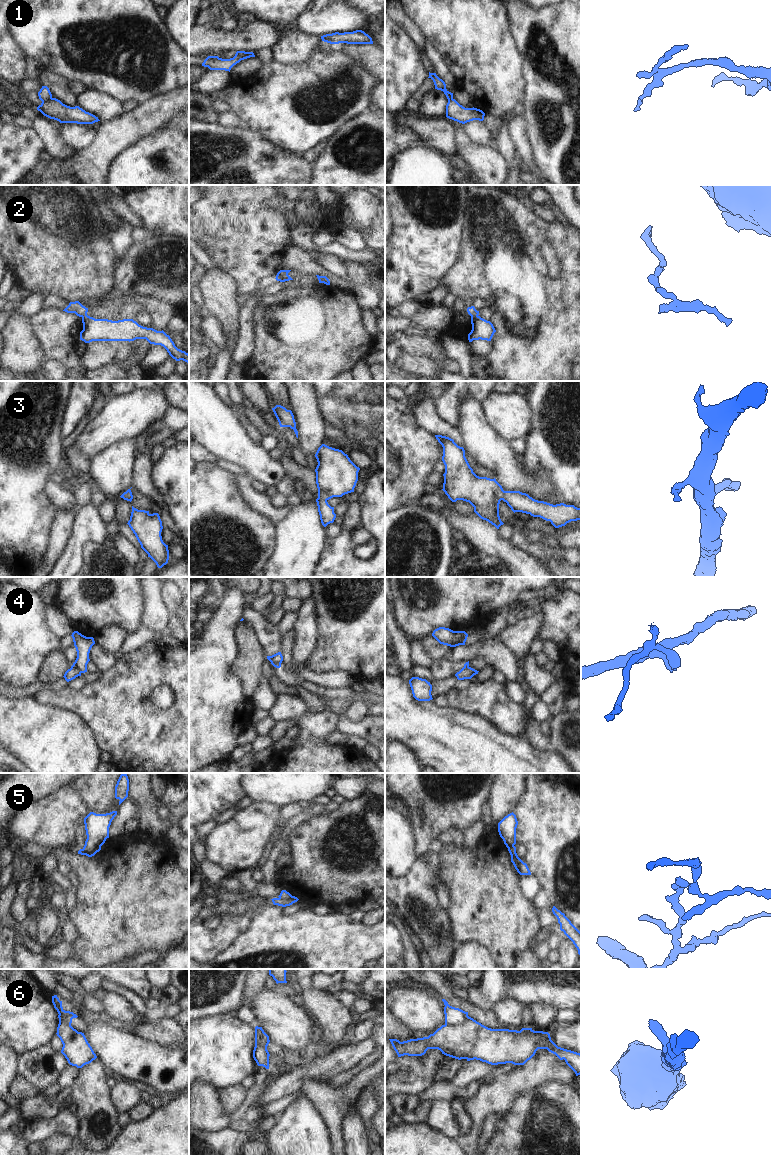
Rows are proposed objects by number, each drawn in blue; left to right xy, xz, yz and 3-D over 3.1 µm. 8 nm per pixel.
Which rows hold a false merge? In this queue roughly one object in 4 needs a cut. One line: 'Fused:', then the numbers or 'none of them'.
Fused: 1, 2, 4, 5, 6

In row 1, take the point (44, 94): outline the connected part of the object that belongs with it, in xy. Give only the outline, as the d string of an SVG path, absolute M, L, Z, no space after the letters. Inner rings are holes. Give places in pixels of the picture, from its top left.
M42 86L38 92L38 96L42 102L46 102L52 98L52 94L47 86Z

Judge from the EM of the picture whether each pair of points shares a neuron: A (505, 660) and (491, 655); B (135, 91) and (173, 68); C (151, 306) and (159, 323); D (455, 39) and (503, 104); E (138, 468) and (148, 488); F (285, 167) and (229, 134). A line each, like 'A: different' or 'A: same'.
A: same
B: same
C: same
D: same
E: same
F: same

